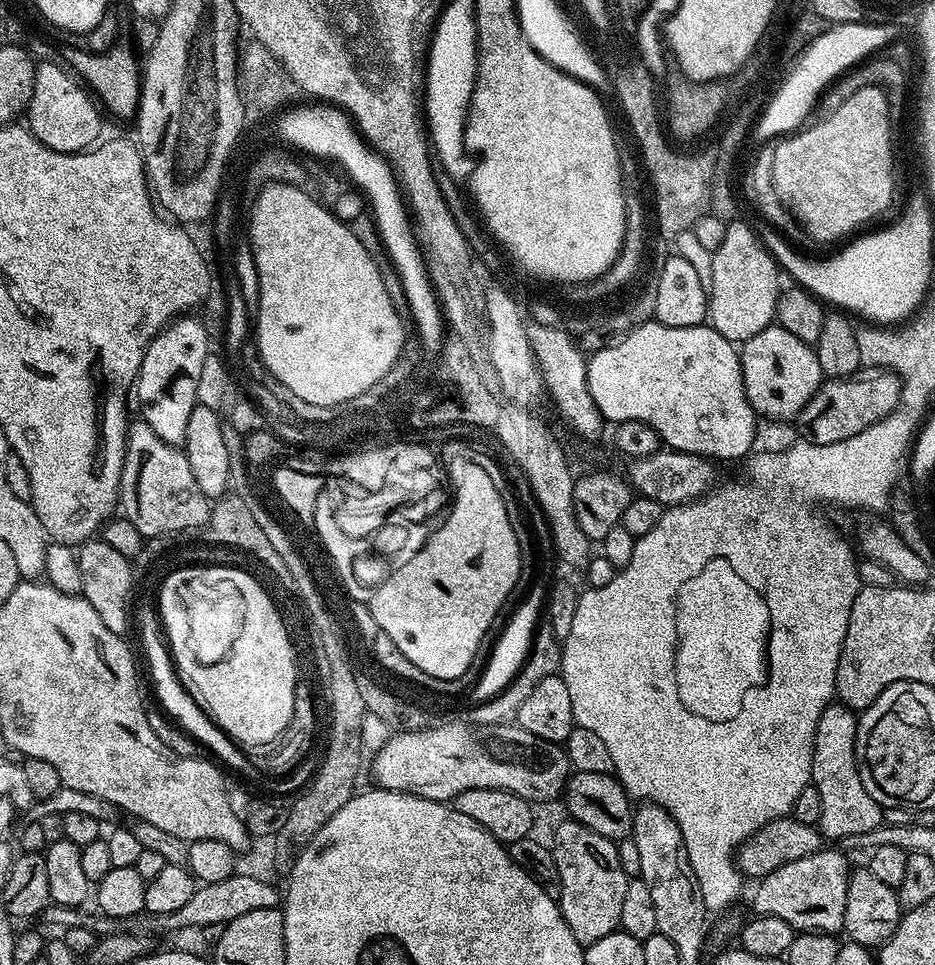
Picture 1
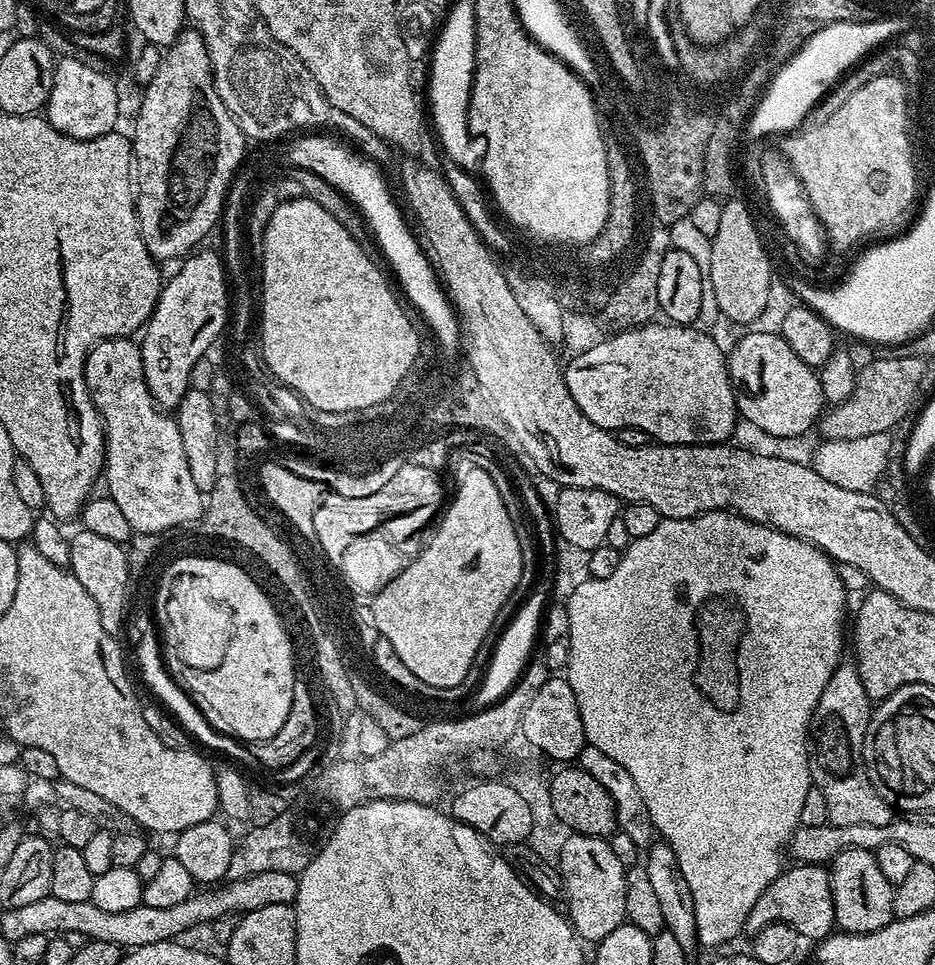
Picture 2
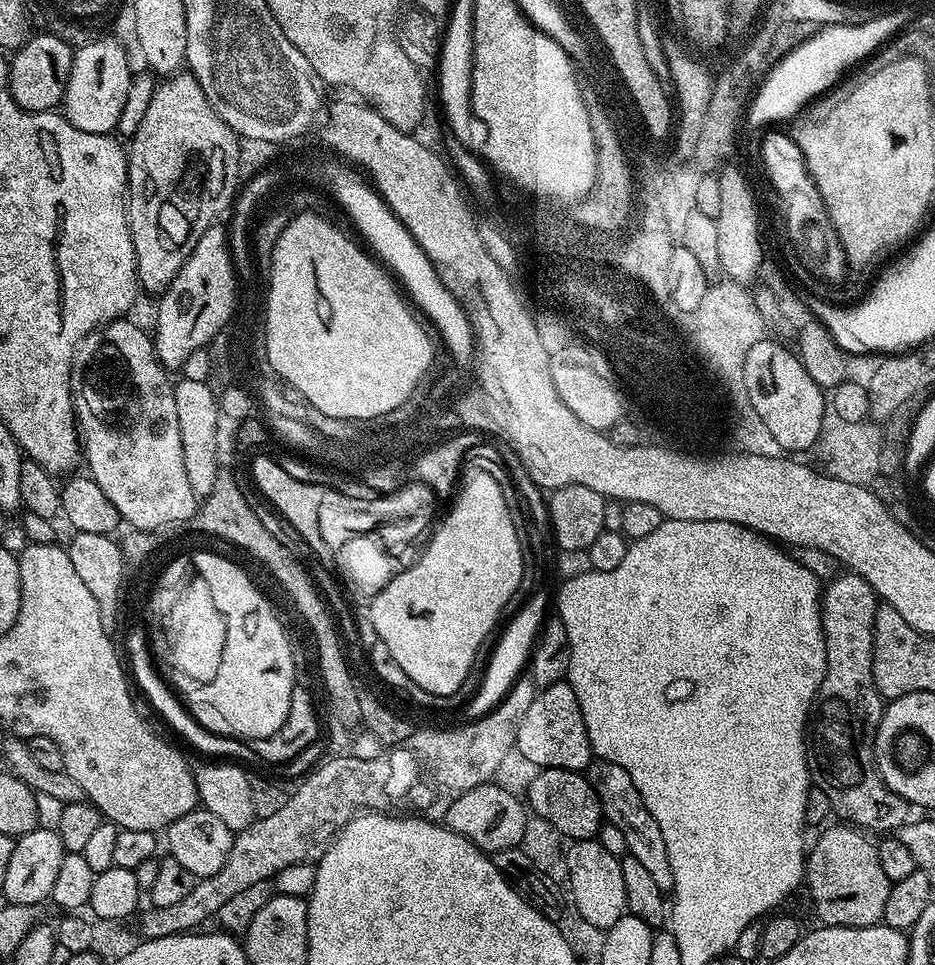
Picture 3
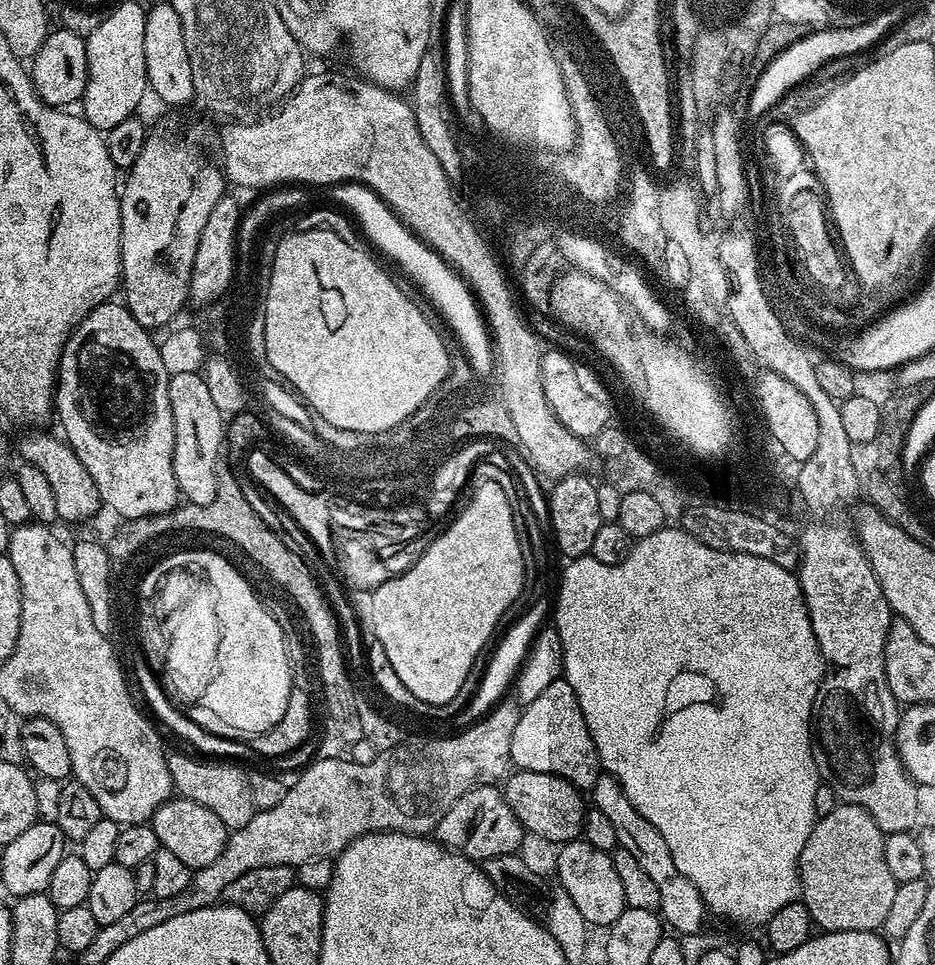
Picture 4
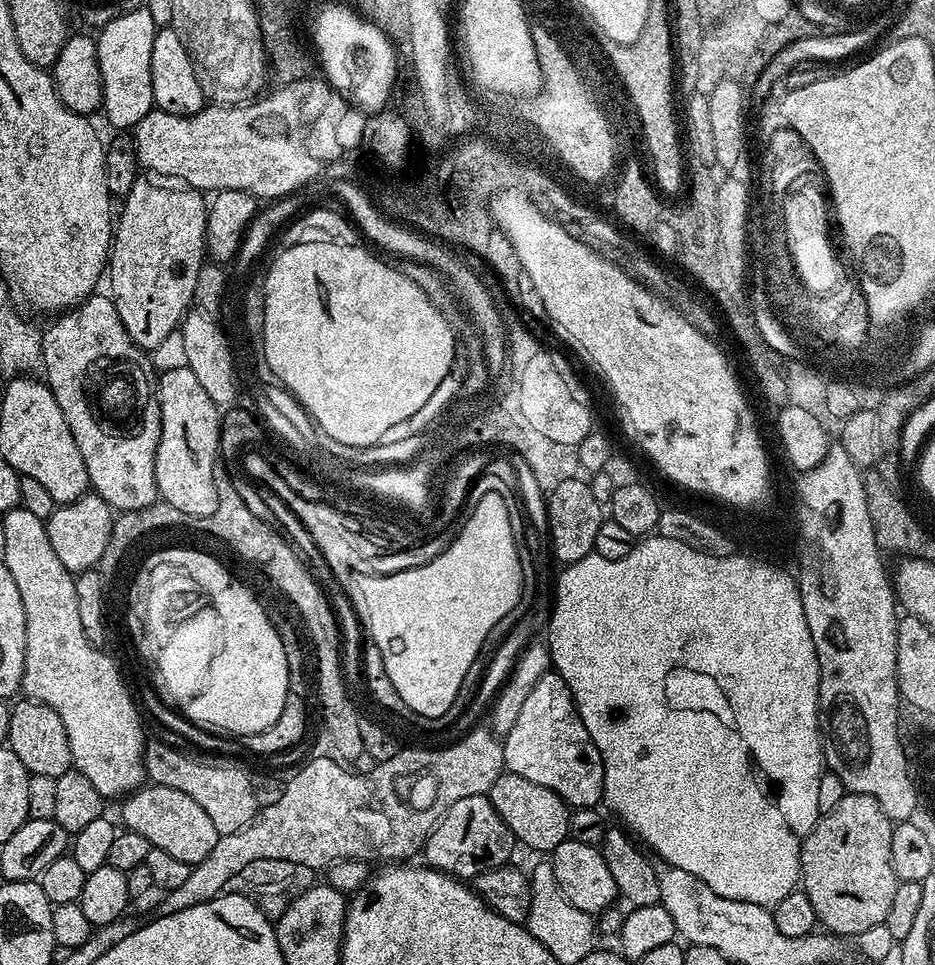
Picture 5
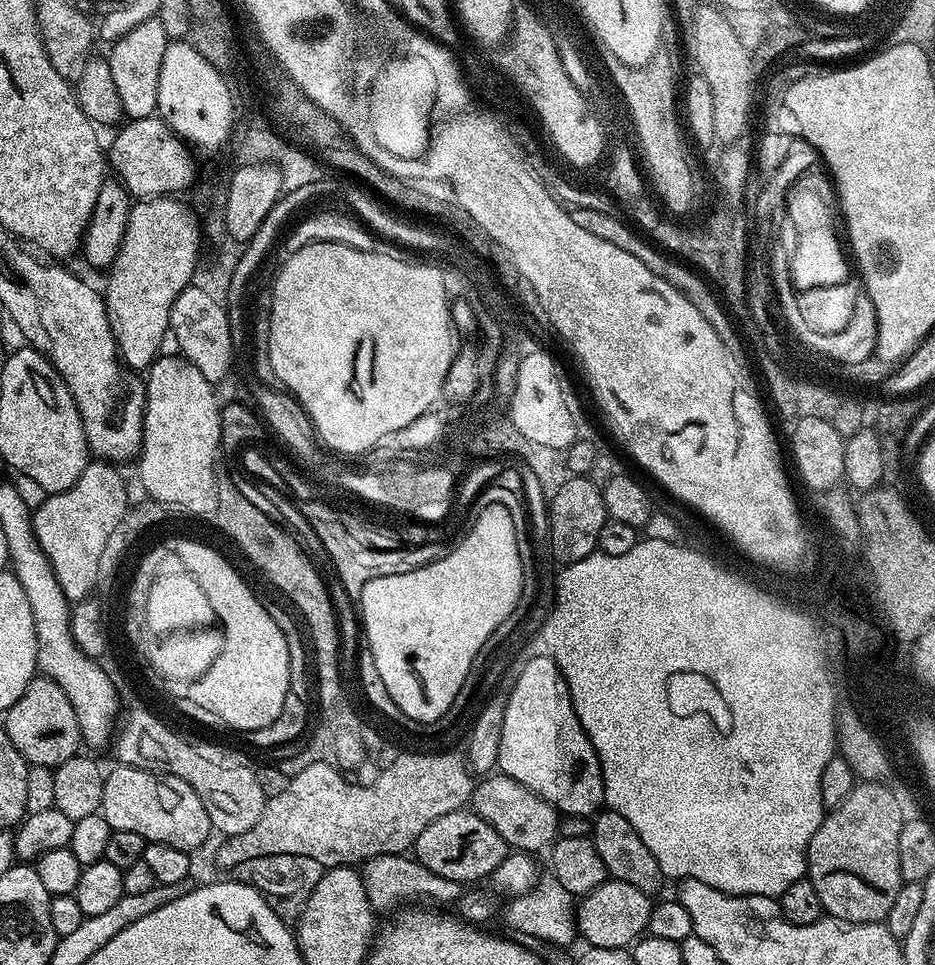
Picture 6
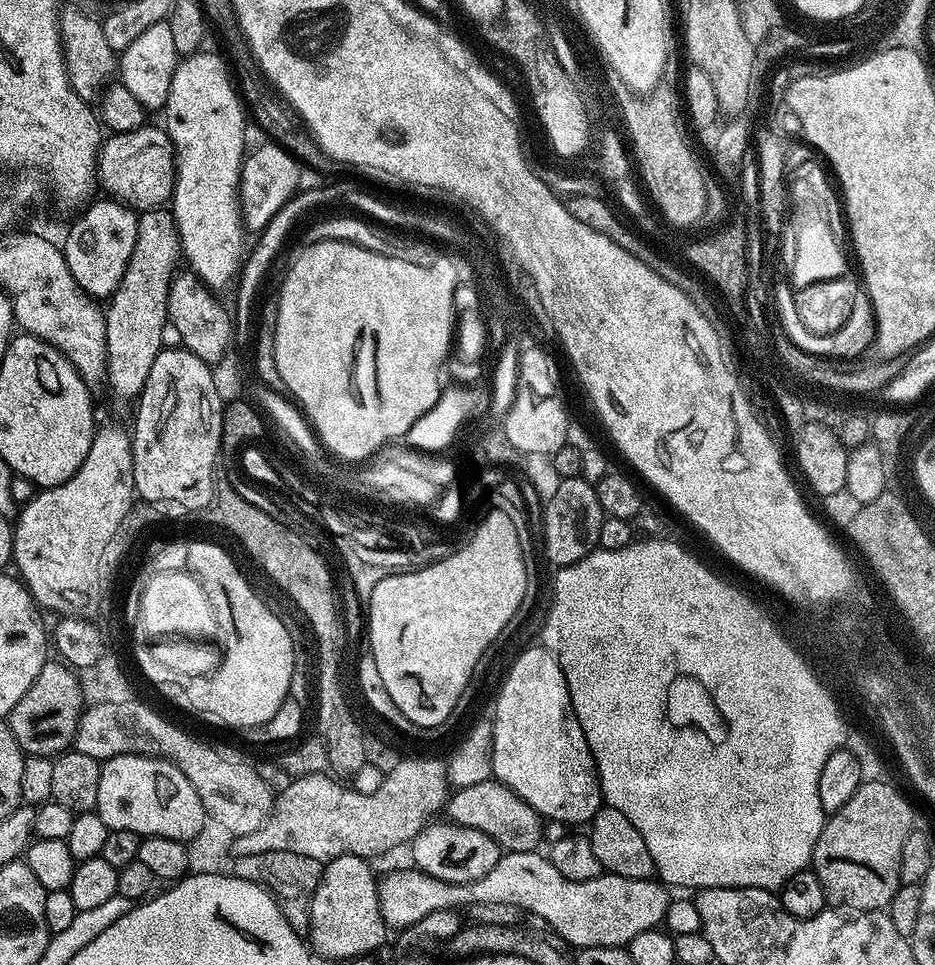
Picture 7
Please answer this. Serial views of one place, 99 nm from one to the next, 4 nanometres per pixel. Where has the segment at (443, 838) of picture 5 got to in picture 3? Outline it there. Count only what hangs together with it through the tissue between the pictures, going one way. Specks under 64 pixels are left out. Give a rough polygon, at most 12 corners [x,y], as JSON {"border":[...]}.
{"border":[[489,782],[466,790],[443,823],[486,853],[520,845],[525,801]]}

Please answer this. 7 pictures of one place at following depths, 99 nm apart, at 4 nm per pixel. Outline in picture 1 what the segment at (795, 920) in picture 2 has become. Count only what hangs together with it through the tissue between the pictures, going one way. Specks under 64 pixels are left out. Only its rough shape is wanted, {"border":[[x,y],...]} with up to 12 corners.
{"border":[[819,852],[763,877],[751,911],[843,933],[850,867]]}

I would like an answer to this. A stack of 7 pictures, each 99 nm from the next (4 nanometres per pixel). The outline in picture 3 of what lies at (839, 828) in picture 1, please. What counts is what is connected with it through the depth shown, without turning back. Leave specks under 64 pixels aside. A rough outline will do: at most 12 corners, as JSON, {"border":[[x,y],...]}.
{"border":[[848,570],[820,598],[826,674],[811,783],[869,833],[907,824],[882,782],[876,593]]}

